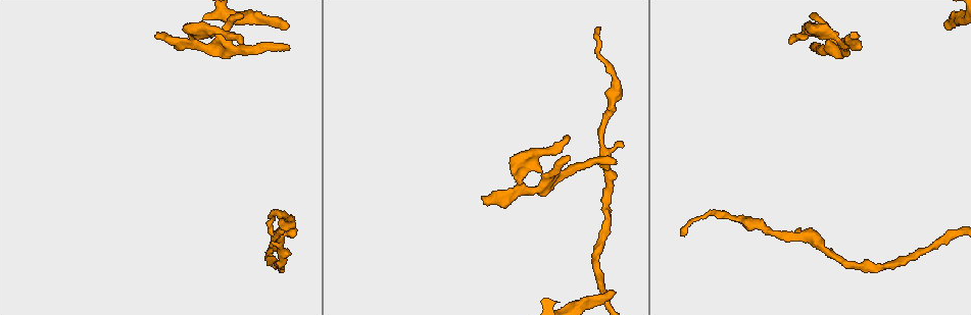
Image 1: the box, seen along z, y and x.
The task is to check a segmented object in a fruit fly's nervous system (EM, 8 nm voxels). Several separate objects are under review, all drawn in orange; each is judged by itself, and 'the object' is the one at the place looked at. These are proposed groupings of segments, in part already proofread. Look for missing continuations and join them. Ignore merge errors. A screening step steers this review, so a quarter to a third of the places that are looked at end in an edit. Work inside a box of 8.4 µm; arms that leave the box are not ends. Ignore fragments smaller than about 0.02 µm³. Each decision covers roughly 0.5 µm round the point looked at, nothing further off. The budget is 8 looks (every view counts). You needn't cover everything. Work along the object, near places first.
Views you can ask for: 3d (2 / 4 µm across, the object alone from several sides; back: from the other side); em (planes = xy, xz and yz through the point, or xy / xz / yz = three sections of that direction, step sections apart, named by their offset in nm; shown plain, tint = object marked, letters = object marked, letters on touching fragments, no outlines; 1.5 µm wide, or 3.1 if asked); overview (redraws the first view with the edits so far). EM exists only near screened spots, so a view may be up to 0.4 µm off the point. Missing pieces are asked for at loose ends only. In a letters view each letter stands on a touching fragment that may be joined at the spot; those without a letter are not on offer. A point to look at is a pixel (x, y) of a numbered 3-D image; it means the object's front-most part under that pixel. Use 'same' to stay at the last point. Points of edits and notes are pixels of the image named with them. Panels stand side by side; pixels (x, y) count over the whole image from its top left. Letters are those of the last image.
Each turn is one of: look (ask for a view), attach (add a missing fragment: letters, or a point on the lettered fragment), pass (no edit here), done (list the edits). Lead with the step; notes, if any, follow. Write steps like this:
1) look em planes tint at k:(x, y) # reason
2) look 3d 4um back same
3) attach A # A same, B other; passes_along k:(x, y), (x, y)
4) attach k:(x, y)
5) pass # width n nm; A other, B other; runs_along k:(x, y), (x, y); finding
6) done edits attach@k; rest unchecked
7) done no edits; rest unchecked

look em xy step 4 letters at 1:(943, 26) # free end

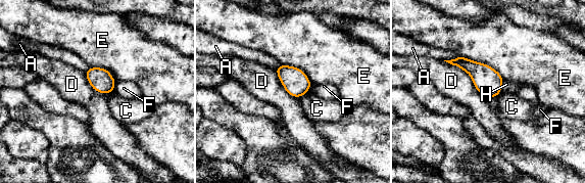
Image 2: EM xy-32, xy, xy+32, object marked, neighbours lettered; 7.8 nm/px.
look em planes letters same

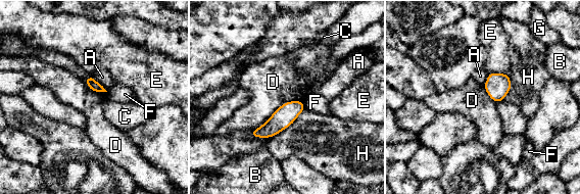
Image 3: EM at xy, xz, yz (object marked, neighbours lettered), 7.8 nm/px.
pass # A other, B other, C other, D other, E other, F other, G other, H other; border 3:(302, 100), (284, 102), (259, 126); none of them fits

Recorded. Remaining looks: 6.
look em xy step 4 letters at 1:(853, 38) # an open end

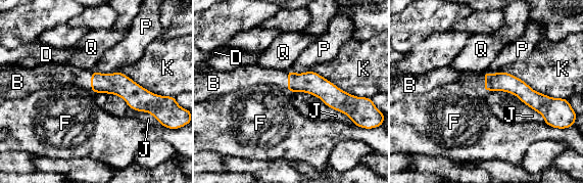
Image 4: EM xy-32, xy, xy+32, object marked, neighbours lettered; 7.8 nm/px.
attach B # B same, D other, F other, J other, K other, P other, Q other; passes_along 4:(117, 84), (91, 81), (60, 75); it goes on there

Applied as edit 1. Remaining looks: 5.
look overview

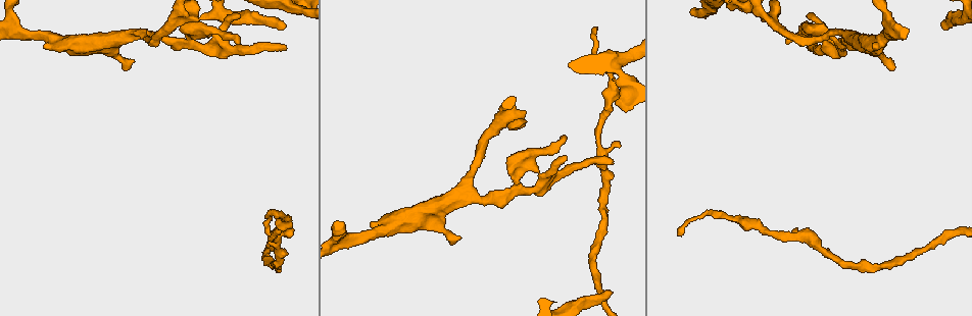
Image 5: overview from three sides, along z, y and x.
look em planes letters at 5:(679, 233) # an open end

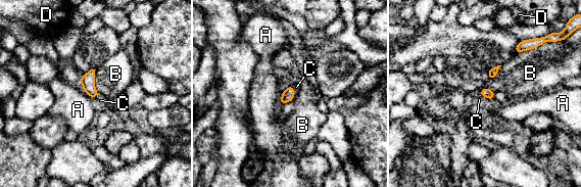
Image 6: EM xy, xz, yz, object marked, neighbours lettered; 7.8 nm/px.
attach C # longest_contact B 160 nm; A other, B other, C same, D other; passes_along 6:(485, 92), (485, 96), (479, 99); it goes on there

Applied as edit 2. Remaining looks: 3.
done edits attach@4, attach@6; rest unchecked

